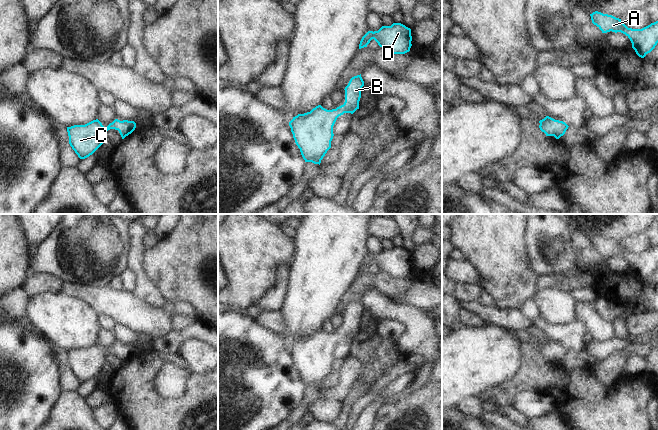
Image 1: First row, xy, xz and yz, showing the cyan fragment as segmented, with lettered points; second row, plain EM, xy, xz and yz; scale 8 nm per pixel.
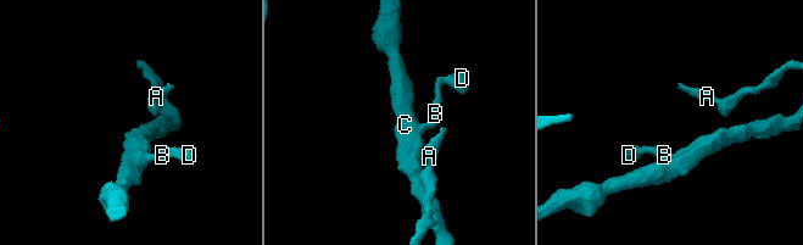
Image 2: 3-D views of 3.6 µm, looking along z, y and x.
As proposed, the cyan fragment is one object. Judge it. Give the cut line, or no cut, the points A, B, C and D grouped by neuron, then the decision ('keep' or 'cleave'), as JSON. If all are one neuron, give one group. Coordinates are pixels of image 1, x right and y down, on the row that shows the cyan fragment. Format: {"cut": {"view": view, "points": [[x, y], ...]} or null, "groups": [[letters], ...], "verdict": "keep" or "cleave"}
{"cut": null, "groups": [["A", "B", "C", "D"]], "verdict": "keep"}

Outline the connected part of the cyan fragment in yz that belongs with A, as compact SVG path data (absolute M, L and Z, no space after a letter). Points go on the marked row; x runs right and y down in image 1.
M595 11L590 14L592 23L596 25L602 33L621 32L625 34L632 43L632 48L636 54L644 58L650 53L658 43L658 21L642 29L628 28L619 18L612 15Z

